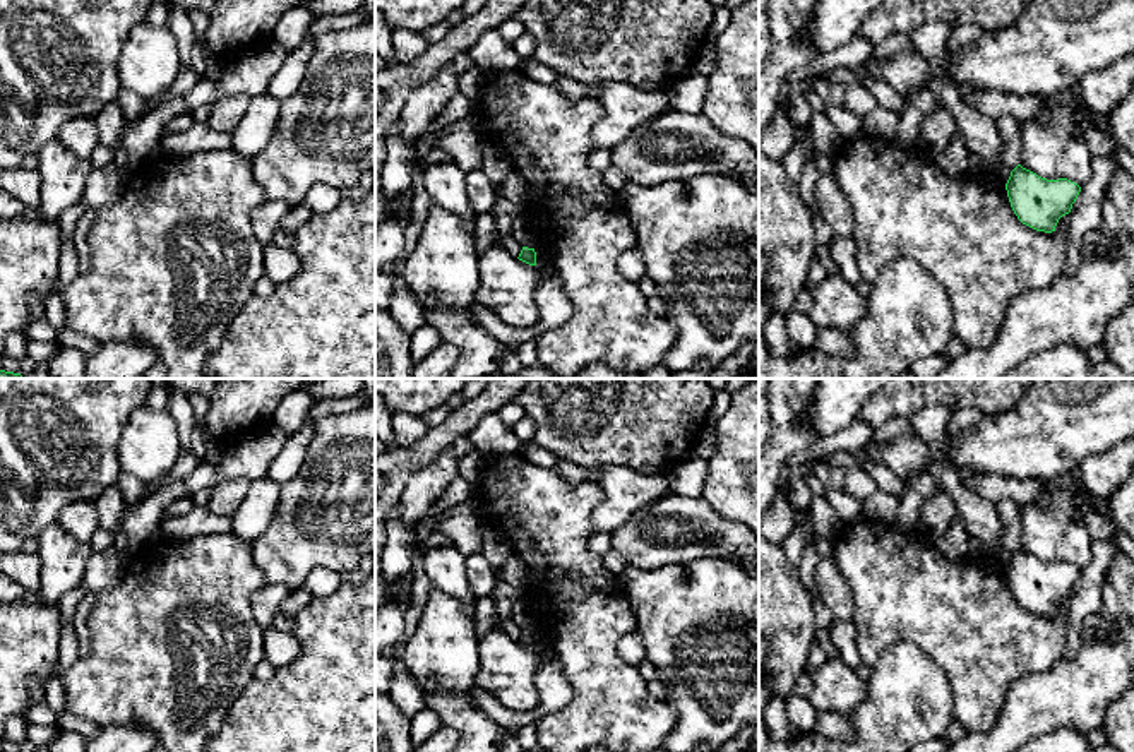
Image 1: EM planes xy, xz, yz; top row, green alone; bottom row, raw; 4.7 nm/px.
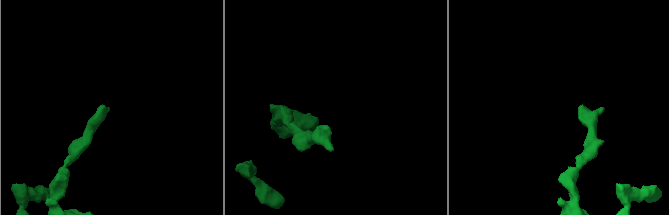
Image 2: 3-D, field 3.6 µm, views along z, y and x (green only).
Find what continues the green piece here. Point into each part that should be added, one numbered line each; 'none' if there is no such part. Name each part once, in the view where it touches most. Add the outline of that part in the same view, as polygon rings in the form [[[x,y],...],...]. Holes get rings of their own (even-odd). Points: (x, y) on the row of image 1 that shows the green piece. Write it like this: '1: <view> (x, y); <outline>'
none

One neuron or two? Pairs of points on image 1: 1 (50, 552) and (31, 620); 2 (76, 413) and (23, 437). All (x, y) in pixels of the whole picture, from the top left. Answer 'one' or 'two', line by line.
1: two
2: one

